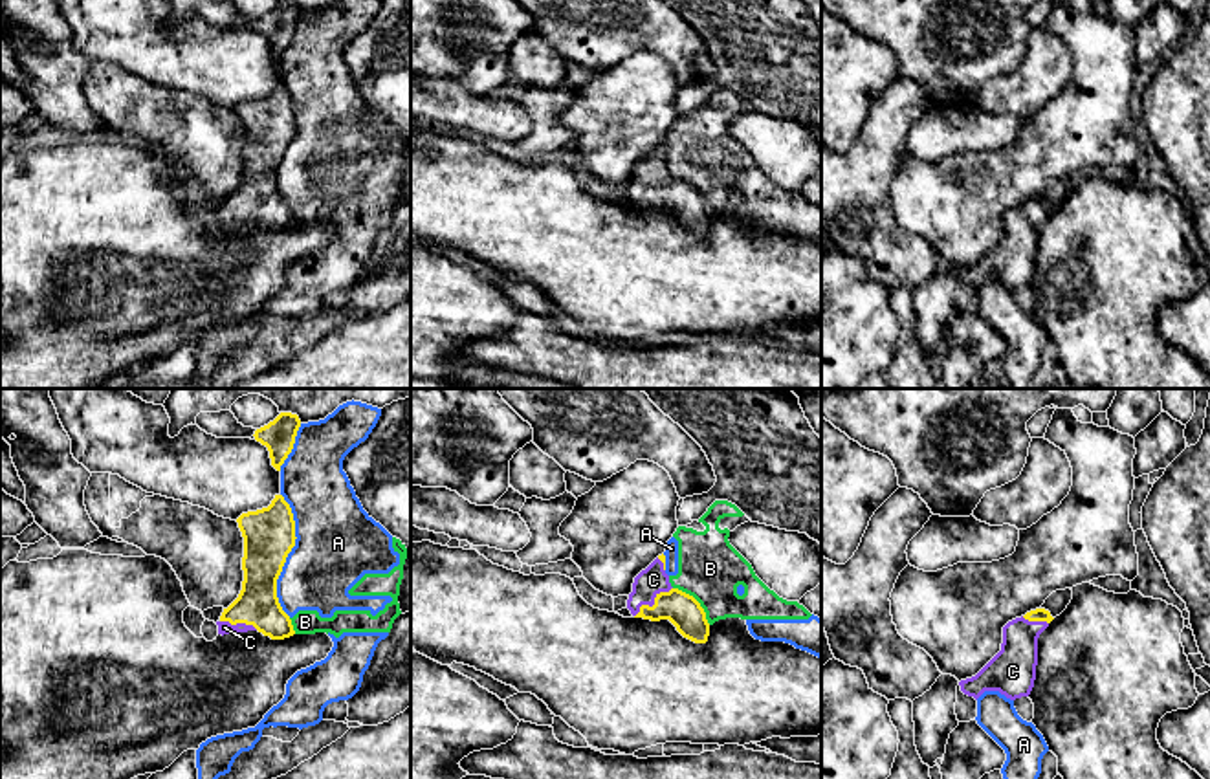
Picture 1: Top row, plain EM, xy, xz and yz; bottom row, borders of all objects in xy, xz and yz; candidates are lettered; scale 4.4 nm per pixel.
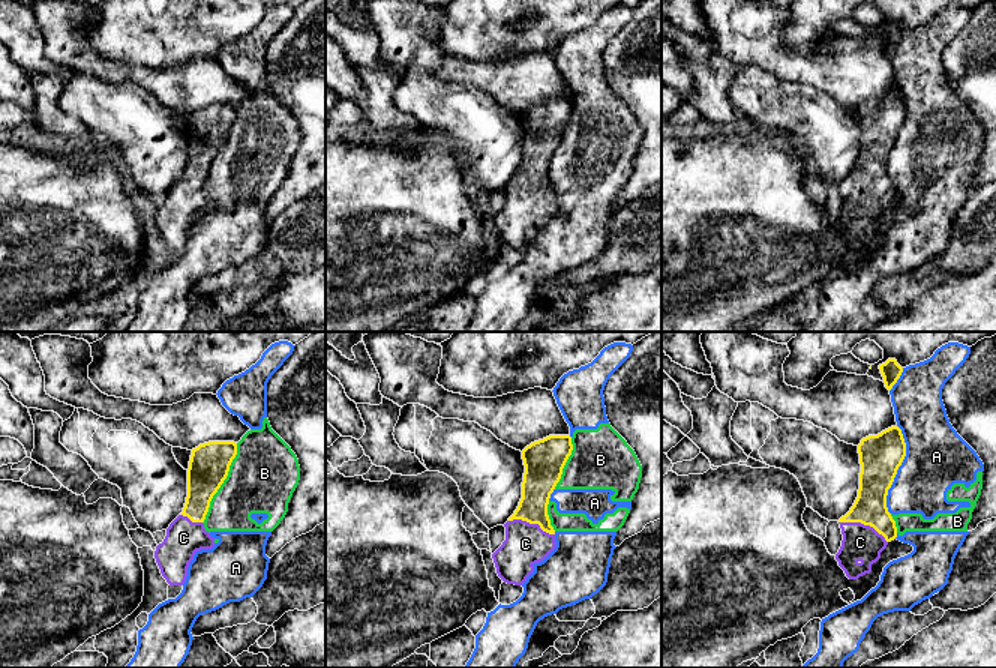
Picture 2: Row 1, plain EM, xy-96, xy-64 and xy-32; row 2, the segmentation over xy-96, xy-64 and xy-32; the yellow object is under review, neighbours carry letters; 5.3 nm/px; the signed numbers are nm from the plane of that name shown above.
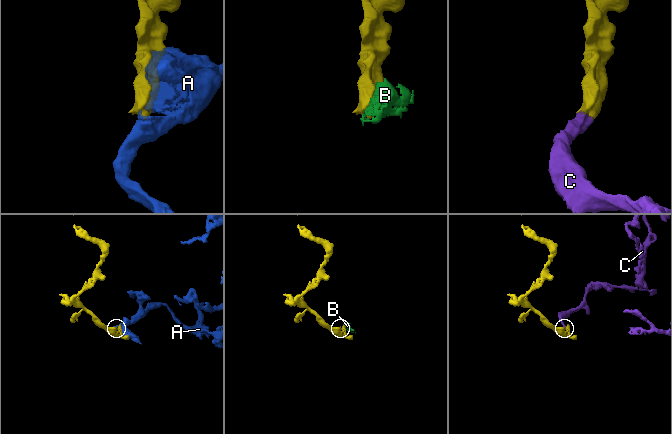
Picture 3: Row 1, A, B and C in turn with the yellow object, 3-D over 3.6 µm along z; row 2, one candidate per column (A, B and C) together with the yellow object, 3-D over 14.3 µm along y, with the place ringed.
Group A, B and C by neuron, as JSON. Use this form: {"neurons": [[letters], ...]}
{"neurons": [["A", "B"], ["C"]]}

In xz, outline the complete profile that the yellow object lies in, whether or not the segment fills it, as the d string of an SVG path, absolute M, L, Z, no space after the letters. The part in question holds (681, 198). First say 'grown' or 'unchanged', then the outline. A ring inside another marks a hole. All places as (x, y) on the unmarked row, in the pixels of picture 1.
grown | M664 143L634 167L627 198L634 207L669 209L684 227L695 233L708 231L706 202L693 185L671 176Z

